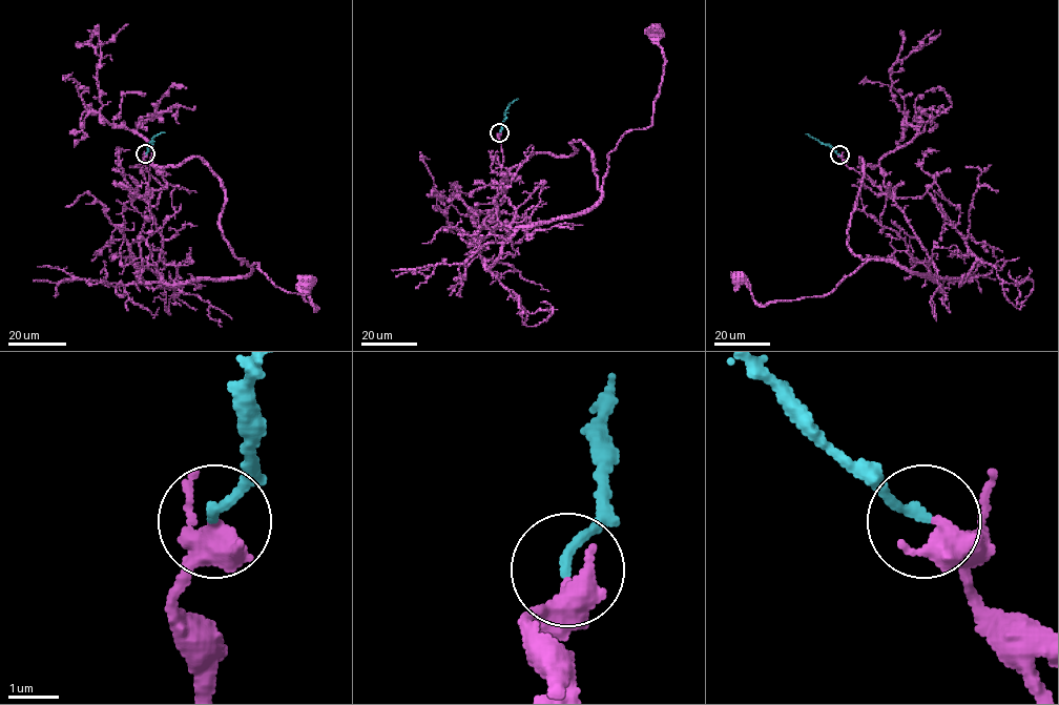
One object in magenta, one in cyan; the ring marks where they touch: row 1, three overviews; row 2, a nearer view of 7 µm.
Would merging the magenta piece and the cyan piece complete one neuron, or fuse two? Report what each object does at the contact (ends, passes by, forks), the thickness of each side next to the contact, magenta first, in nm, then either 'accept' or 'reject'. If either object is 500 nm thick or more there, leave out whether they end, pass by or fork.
magenta passes by; cyan ends; calibres 340 and 200 nm; accept

